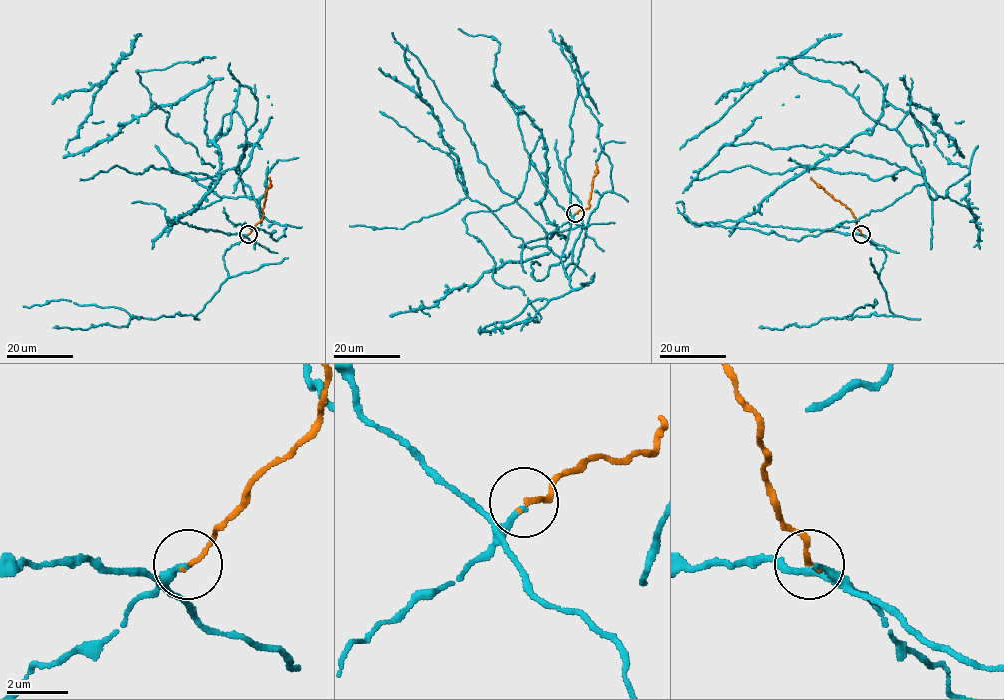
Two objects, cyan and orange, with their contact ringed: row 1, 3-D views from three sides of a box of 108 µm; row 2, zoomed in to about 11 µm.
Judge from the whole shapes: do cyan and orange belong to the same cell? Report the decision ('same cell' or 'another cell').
same cell

